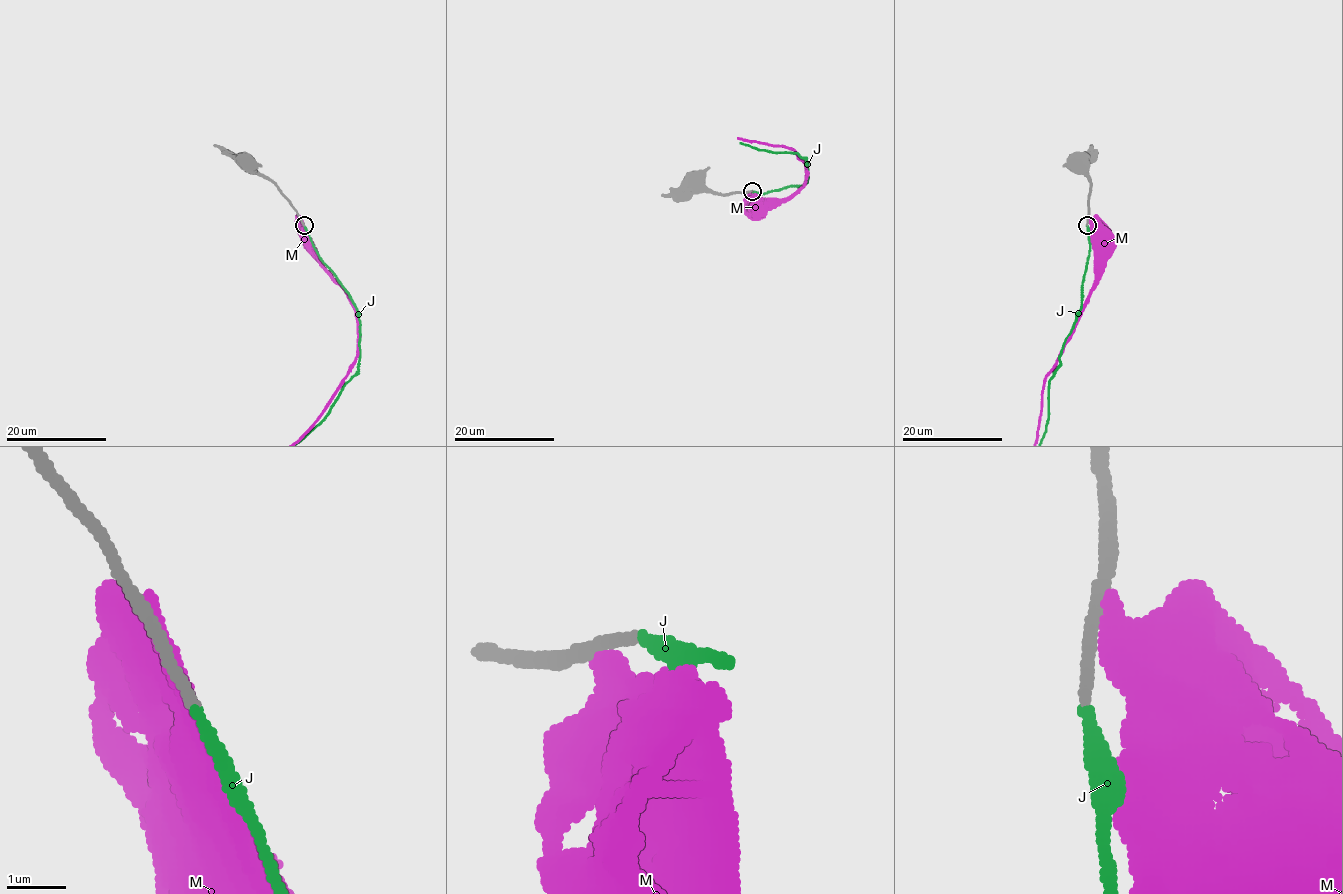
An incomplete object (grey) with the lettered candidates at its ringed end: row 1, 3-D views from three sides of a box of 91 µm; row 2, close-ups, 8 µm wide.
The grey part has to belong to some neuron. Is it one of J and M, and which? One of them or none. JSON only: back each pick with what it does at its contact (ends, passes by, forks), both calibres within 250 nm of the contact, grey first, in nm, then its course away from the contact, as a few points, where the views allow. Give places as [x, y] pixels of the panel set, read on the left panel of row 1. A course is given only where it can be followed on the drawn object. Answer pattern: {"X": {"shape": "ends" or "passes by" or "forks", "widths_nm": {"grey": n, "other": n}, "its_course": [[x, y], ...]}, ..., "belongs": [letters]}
{"J": {"shape": "ends", "widths_nm": {"grey": 180, "other": 240}}, "belongs": ["J"]}

